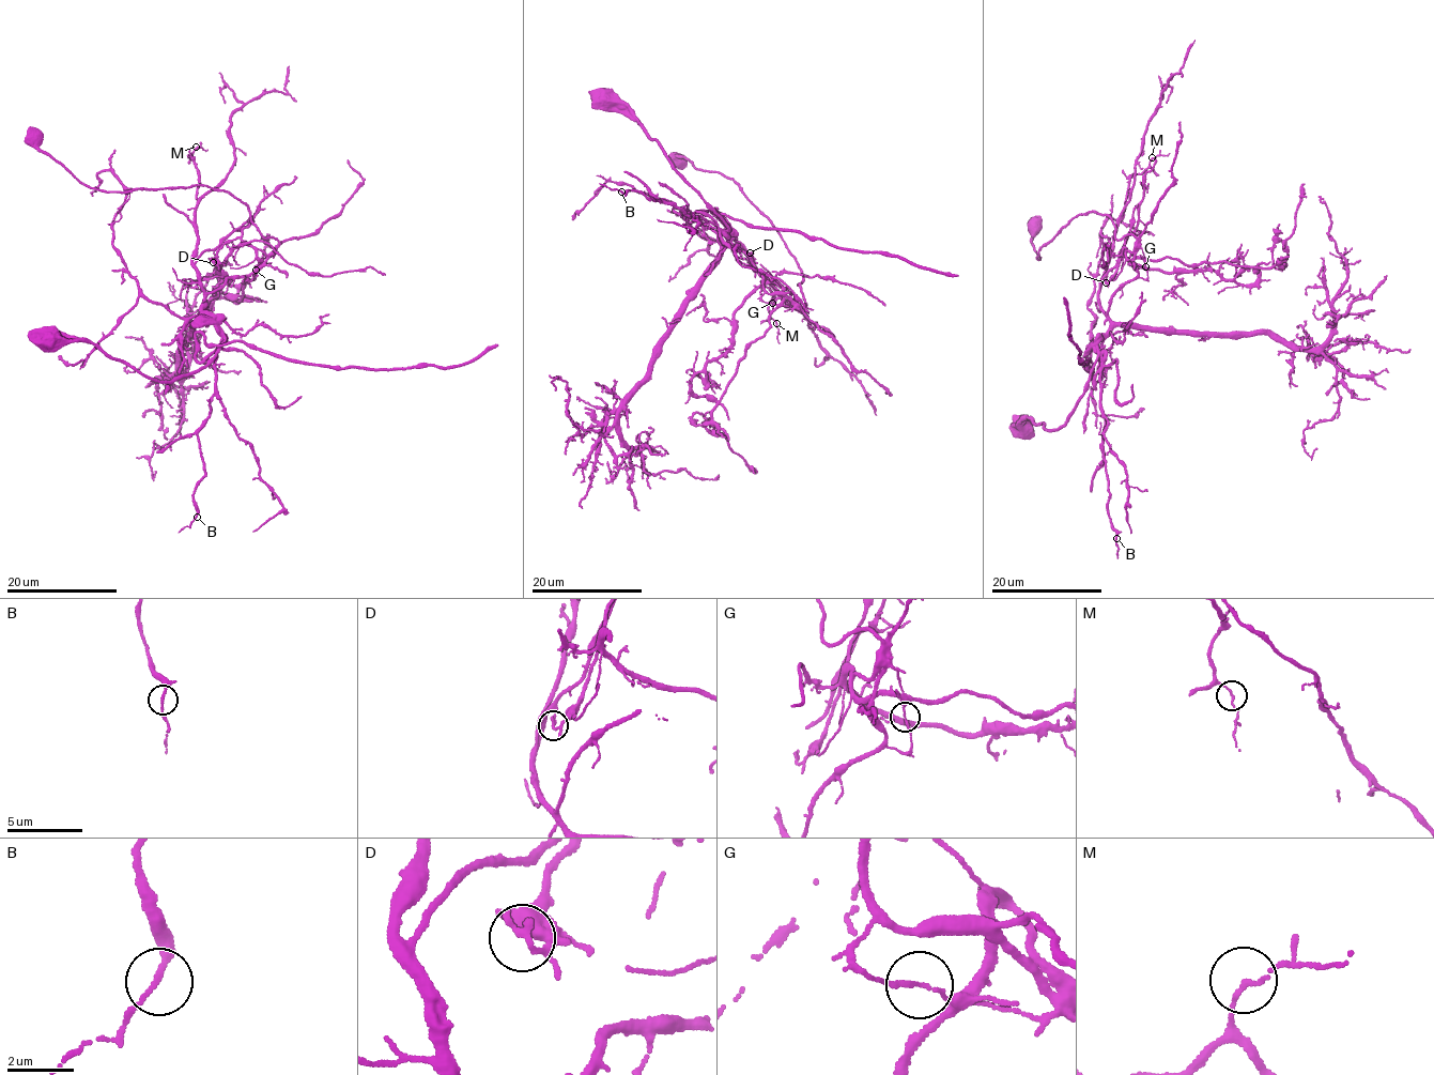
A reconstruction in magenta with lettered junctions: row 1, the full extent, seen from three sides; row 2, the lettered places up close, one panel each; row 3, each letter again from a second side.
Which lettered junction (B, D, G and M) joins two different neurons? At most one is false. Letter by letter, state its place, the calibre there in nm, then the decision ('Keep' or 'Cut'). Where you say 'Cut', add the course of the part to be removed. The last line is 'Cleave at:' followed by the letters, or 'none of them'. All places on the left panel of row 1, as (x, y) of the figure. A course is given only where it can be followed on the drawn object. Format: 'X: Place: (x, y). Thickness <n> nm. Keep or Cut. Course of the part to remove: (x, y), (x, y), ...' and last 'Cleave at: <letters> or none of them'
B: Place: (197, 517). Thickness 150 nm. Keep
D: Place: (213, 262). Thickness 170 nm. Keep
G: Place: (256, 270). Thickness 110 nm. Cut. Course of the part to remove: (256, 270), (278, 243), (230, 193), (86, 186), (37, 147), (32, 128)
M: Place: (196, 147). Thickness 110 nm. Keep
Cleave at: G

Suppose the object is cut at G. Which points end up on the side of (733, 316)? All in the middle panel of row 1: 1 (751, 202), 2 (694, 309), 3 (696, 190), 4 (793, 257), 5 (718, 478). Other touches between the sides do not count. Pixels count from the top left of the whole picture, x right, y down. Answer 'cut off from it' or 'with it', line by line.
1: with it
2: with it
3: cut off from it
4: with it
5: cut off from it

